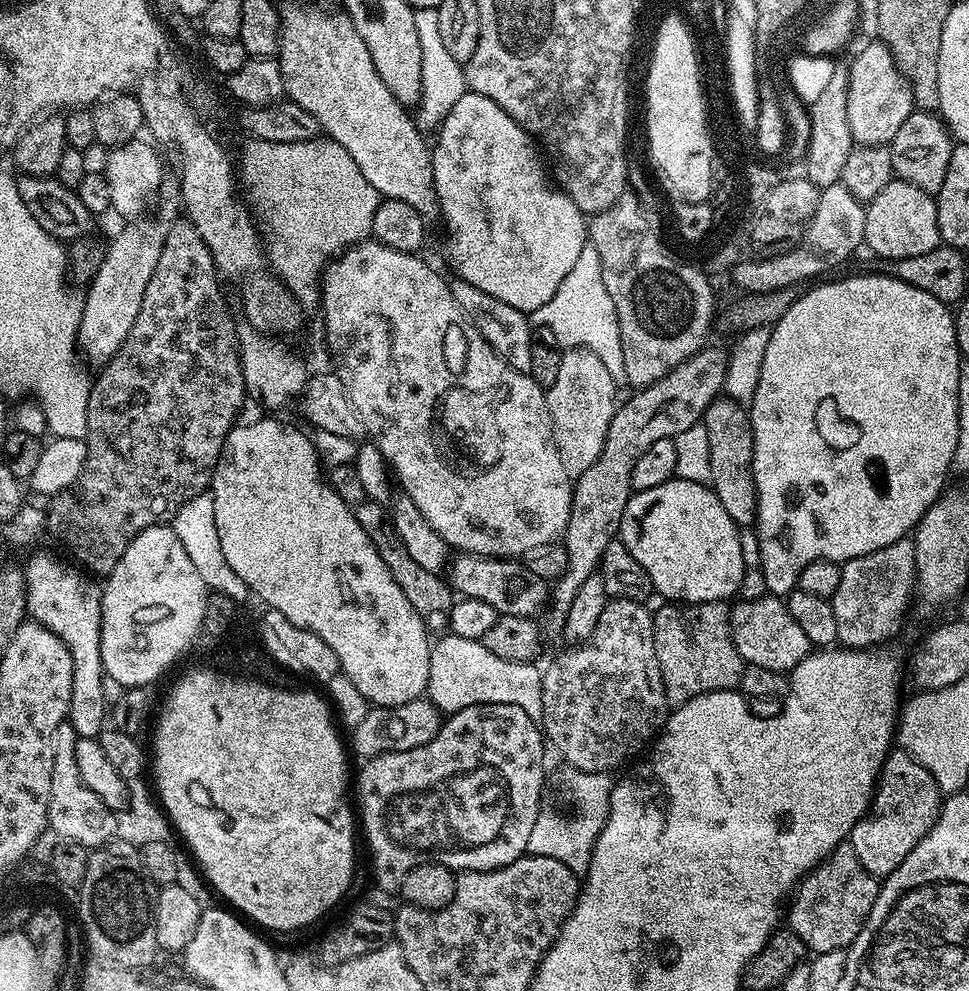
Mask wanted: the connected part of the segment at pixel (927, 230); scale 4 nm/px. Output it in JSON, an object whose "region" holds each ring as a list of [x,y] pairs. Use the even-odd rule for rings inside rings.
{"region":[[[892,179],[873,200],[867,201],[864,213],[864,244],[874,255],[881,256],[881,261],[914,258],[914,254],[926,254],[941,247],[936,197],[910,182]]]}

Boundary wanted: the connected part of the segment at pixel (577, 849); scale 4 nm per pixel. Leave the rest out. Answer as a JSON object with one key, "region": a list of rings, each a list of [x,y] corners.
{"region":[[[571,771],[566,786],[576,799],[576,817],[566,818],[562,814],[543,809],[527,842],[527,853],[538,857],[552,857],[569,866],[576,875],[585,875],[592,860],[593,846],[605,828],[609,816],[610,794],[615,784],[613,775],[607,772]]]}

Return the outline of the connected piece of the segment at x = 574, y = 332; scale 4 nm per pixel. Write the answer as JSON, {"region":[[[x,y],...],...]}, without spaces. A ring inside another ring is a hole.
{"region":[[[592,243],[582,246],[582,254],[578,254],[570,274],[566,274],[562,286],[554,290],[554,298],[550,298],[546,306],[538,306],[538,310],[531,312],[530,320],[533,325],[554,330],[565,349],[585,348],[598,354],[606,370],[610,370],[612,379],[617,382],[624,380],[624,343],[618,328],[618,314],[614,310],[614,298],[610,298],[610,290],[606,290],[602,278],[602,258]]]}

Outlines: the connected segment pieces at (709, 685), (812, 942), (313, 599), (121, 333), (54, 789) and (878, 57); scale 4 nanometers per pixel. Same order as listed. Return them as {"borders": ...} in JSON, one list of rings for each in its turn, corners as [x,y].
{"borders":[[[[719,600],[701,604],[664,602],[661,605],[660,609],[655,609],[652,618],[654,650],[658,654],[658,666],[662,670],[662,682],[669,705],[685,704],[687,700],[693,700],[696,696],[707,692],[732,692],[739,689],[746,665],[744,659],[738,654],[738,646],[734,646],[729,605]]],[[[842,843],[800,881],[794,892],[796,901],[786,912],[787,927],[802,938],[809,953],[847,949],[862,930],[878,893],[877,877],[871,876],[866,866],[858,862],[858,854],[854,854],[851,843]]],[[[240,422],[233,426],[224,443],[224,449],[220,455],[220,461],[216,464],[216,472],[212,475],[210,485],[214,498],[214,522],[218,526],[218,542],[222,542],[222,554],[226,554],[226,562],[230,570],[234,570],[234,574],[238,574],[242,582],[246,582],[248,591],[253,597],[261,596],[268,608],[278,610],[290,622],[294,622],[294,626],[302,626],[318,634],[318,638],[322,638],[322,642],[326,642],[326,646],[330,646],[330,650],[338,654],[341,673],[346,678],[350,678],[354,686],[358,686],[359,692],[368,699],[369,705],[393,708],[402,706],[402,702],[419,700],[428,691],[430,654],[432,653],[428,627],[418,614],[418,610],[410,606],[410,598],[402,594],[398,582],[394,582],[394,574],[390,574],[386,562],[382,562],[378,550],[374,550],[374,542],[366,538],[366,530],[358,526],[355,511],[350,504],[348,508],[347,502],[324,481],[320,470],[322,471],[322,463],[308,432],[307,434],[299,432],[288,424],[243,424]]],[[[132,222],[124,228],[104,249],[102,266],[87,285],[84,309],[78,337],[78,348],[85,361],[93,360],[99,366],[107,365],[112,356],[126,342],[138,310],[142,310],[142,294],[146,294],[146,282],[154,274],[160,257],[161,235],[150,228]]],[[[62,723],[54,730],[54,766],[50,773],[50,806],[48,828],[57,832],[60,840],[78,842],[89,850],[100,848],[117,835],[117,813],[102,798],[98,798],[84,783],[78,772],[75,757],[76,731],[70,723]]],[[[882,42],[865,43],[865,48],[846,68],[848,93],[846,94],[846,118],[850,122],[850,134],[857,145],[891,145],[894,134],[914,111],[912,89],[897,68],[890,50]]]]}

